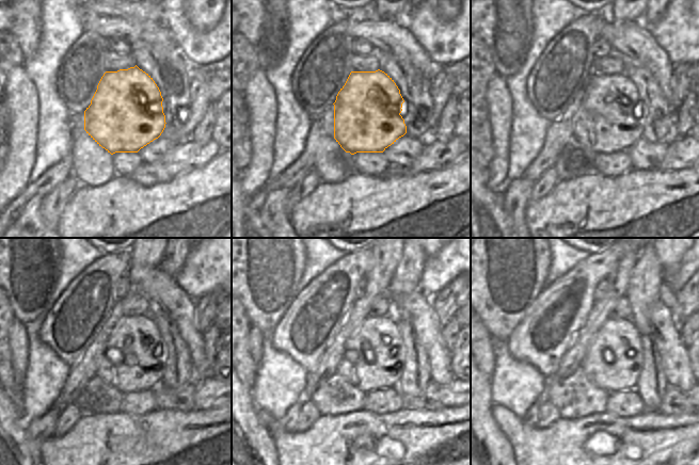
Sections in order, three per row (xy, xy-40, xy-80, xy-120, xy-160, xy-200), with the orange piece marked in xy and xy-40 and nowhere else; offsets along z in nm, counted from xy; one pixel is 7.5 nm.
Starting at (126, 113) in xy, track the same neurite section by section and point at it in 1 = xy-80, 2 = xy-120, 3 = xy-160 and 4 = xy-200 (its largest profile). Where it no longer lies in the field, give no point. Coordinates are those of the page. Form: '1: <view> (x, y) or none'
1: xy-80 (610, 118)
2: xy-120 (139, 336)
3: xy-160 (379, 334)
4: xy-200 (620, 336)

